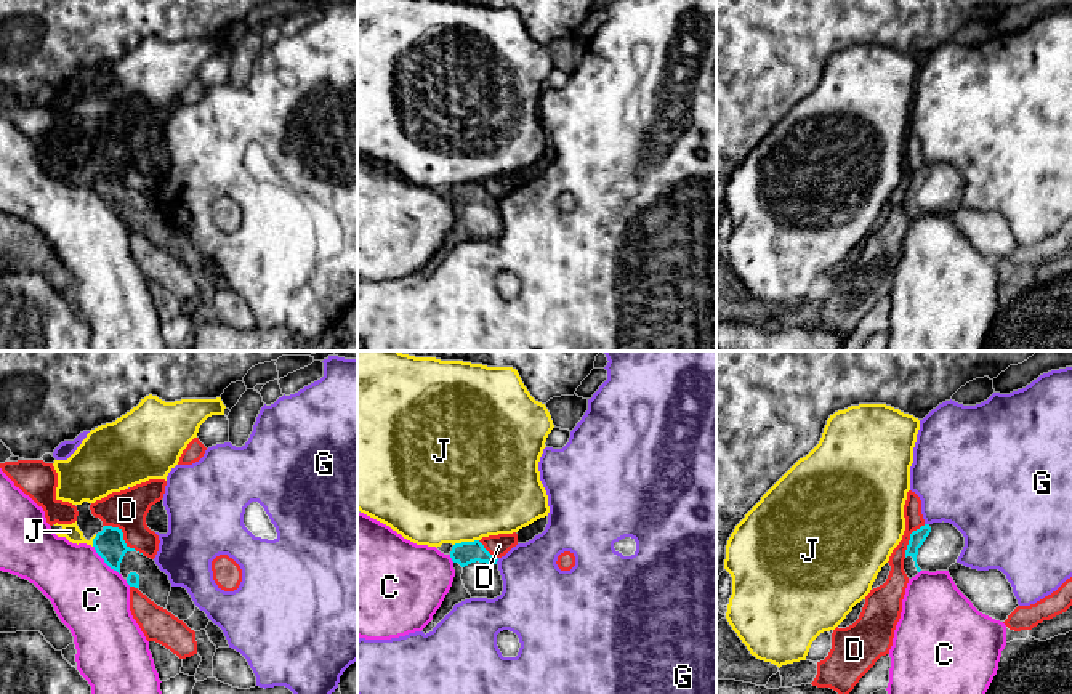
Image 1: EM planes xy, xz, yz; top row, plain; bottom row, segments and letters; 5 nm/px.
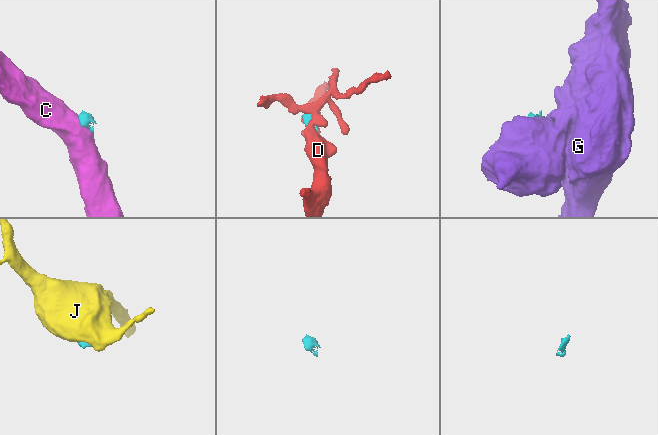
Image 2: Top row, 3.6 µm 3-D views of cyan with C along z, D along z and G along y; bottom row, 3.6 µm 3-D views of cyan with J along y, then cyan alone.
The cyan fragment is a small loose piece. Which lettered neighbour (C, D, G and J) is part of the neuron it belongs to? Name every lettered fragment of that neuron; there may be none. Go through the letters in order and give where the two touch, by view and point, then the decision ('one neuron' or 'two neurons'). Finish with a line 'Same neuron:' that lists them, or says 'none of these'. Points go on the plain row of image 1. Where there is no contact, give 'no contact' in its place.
C: xy (104, 202) | two neurons
D: xy (122, 178) | two neurons
G: xz (497, 201) | two neurons
J: xz (465, 183) | two neurons
Same neuron: none of these

